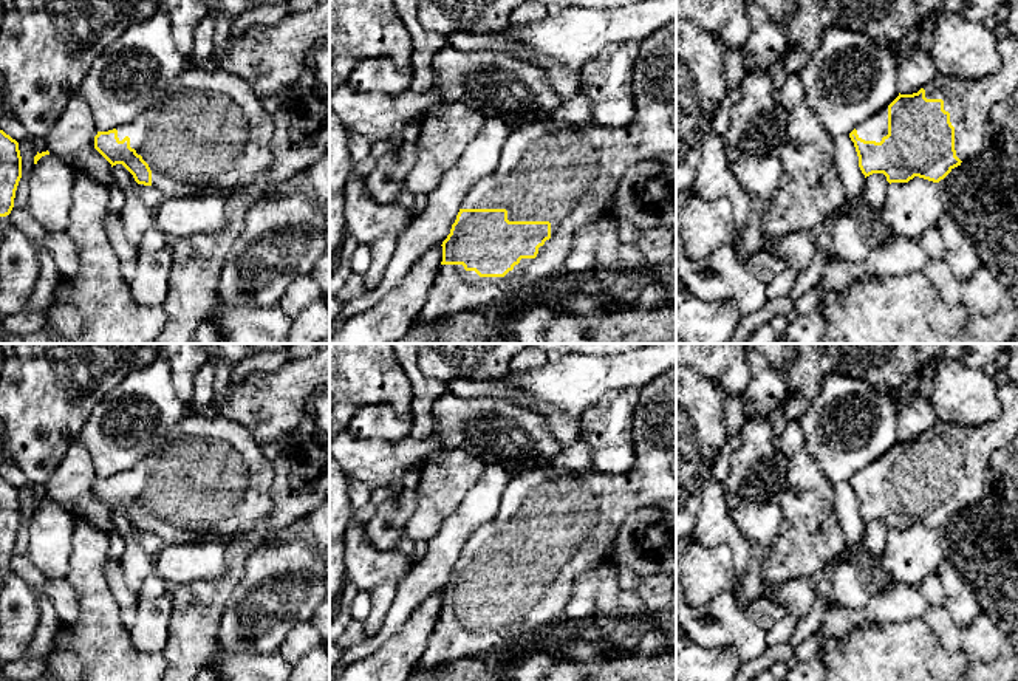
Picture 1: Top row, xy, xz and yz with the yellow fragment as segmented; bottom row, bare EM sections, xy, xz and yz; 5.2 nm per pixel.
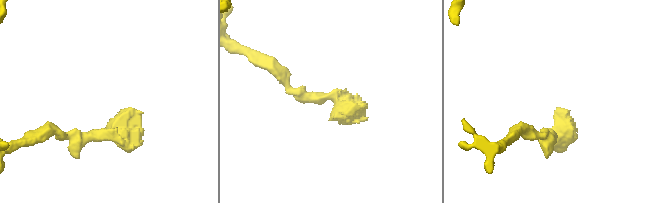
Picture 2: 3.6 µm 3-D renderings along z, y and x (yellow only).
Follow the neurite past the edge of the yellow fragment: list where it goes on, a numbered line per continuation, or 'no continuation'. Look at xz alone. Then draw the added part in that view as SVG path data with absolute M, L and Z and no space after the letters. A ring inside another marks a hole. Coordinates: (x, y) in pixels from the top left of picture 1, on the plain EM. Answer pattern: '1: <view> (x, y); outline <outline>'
1: xz (567, 522); outline M676 370L664 371L639 390L633 436L636 461L628 474L543 467L511 478L497 515L470 534L461 556L506 556L509 568L549 568L551 585L535 605L521 605L504 624L480 624L463 611L441 611L418 669L480 656L535 628L562 625L574 579L608 559L623 520L637 509L676 500L676 477L670 471L676 457Z

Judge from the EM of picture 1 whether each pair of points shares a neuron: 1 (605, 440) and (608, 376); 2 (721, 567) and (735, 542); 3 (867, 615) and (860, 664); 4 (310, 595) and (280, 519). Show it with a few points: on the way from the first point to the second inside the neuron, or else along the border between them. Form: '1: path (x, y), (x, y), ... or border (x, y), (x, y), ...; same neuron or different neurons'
1: border (638, 390), (610, 392), (591, 404), (579, 418); different neurons
2: border (695, 540), (731, 548), (735, 585); different neurons
3: border (902, 622), (864, 622), (843, 633), (831, 635); different neurons
4: border (313, 508), (279, 531); different neurons

